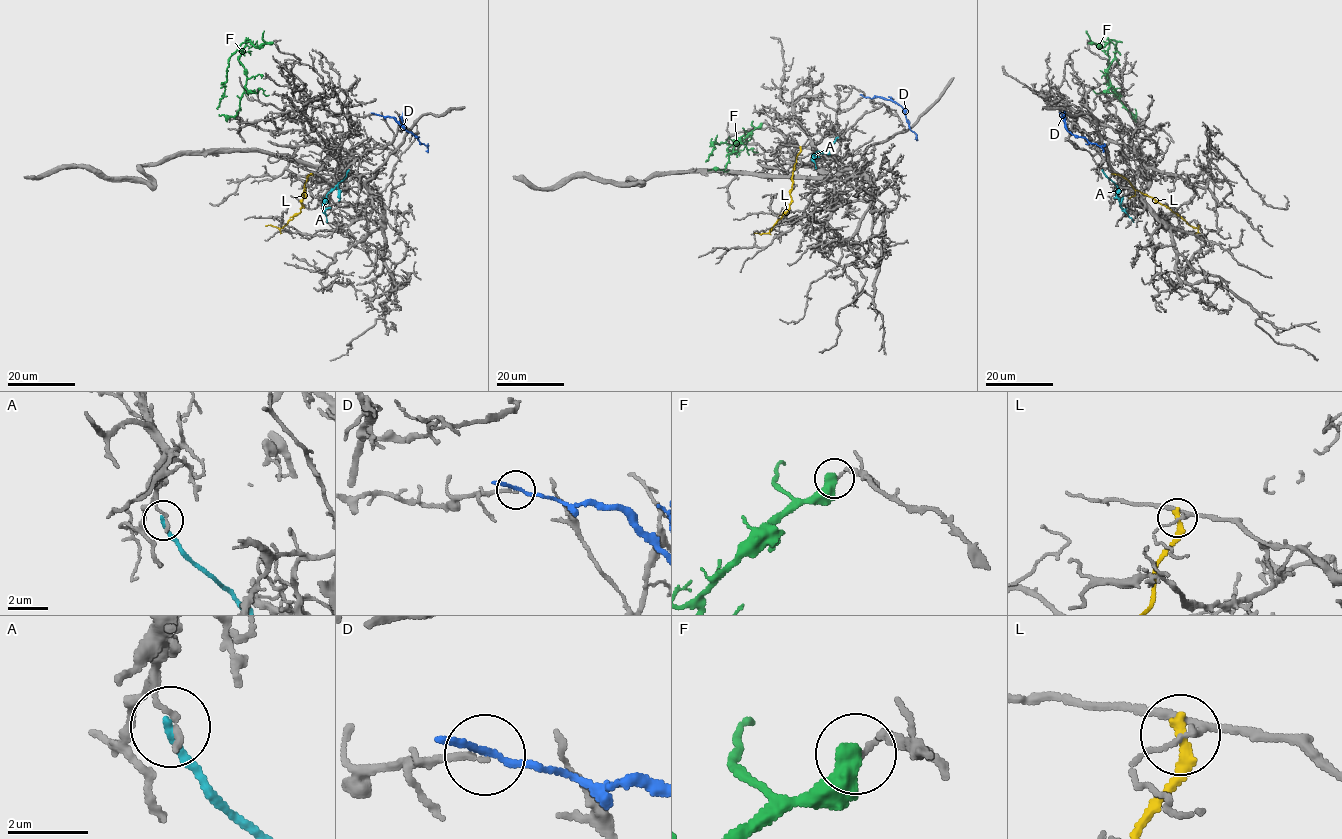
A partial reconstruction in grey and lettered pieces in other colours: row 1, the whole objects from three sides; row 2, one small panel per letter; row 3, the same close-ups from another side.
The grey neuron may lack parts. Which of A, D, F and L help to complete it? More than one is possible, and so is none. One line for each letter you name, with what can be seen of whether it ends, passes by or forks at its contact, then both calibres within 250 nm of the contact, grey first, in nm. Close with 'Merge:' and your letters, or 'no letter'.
Merge: no letter

